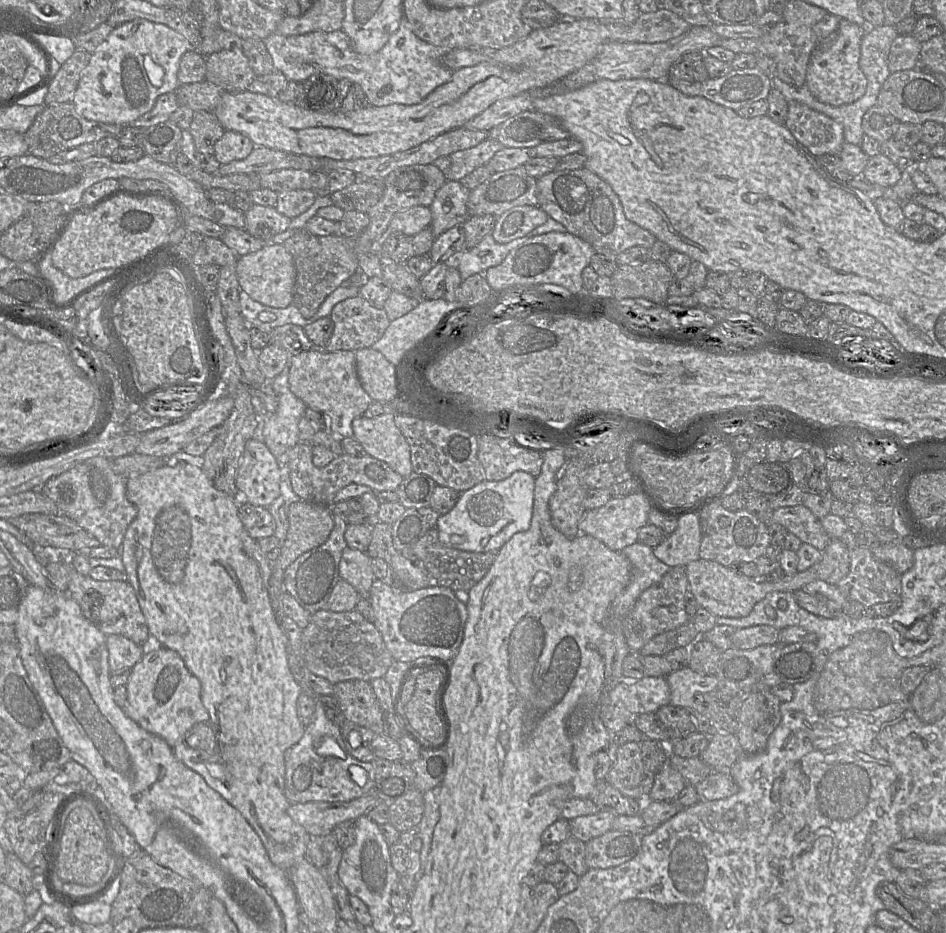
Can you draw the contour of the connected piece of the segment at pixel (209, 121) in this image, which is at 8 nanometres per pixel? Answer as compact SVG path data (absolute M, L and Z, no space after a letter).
M195 111L187 131L191 134L196 150L203 155L214 154L214 144L225 129L213 111Z

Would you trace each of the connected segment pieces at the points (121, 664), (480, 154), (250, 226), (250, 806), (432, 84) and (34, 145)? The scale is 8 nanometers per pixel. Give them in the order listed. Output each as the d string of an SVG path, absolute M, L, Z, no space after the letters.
M120 634L107 636L106 645L111 673L121 669L132 669L144 655L141 645Z
M487 138L474 147L454 152L450 155L451 165L444 175L449 181L460 181L473 170L486 165L503 148L498 141Z
M253 205L245 213L244 229L253 237L270 241L286 231L292 219L279 213L275 207Z
M196 460L195 462L180 461L176 464L174 464L174 465L165 465L165 466L157 468L153 471L142 474L140 476L129 477L127 479L127 499L132 504L134 504L137 508L137 515L134 518L134 520L131 522L131 524L129 525L129 527L128 527L126 533L125 533L122 546L121 546L121 556L122 556L123 563L124 563L125 570L126 570L126 574L127 574L127 579L128 579L127 581L129 581L129 583L133 586L133 588L135 590L140 608L141 608L141 610L142 610L142 612L143 612L143 614L146 618L146 621L147 621L151 635L154 635L160 641L162 646L176 651L181 656L181 658L183 659L183 661L184 661L186 667L188 668L188 670L200 680L200 683L201 683L201 700L202 700L204 707L206 708L206 710L209 713L208 723L212 727L213 733L216 733L215 735L213 735L213 738L217 739L217 743L213 747L211 752L200 751L198 749L194 749L194 748L190 747L184 739L182 741L179 741L173 747L175 757L179 761L181 761L184 765L186 765L188 768L190 768L191 770L193 770L196 773L198 773L199 775L201 775L204 778L205 782L207 783L207 785L209 787L211 787L213 790L215 790L217 793L219 793L222 798L224 798L230 805L232 805L235 809L237 809L241 813L241 815L248 821L248 823L253 827L253 829L259 835L261 841L263 842L263 844L264 844L264 846L265 846L265 848L268 852L268 855L269 855L272 863L289 874L289 870L298 861L300 861L302 858L306 857L307 845L308 845L308 843L311 839L311 835L305 830L305 828L303 826L294 822L294 820L289 816L289 814L287 812L291 802L287 799L287 797L285 796L285 793L284 793L284 787L285 787L285 758L284 758L284 754L285 754L285 751L288 748L295 745L303 737L306 726L301 722L301 720L298 716L298 713L297 713L297 700L298 700L299 695L302 693L302 687L295 680L295 678L294 678L294 676L293 676L293 674L290 670L290 667L289 667L289 664L288 664L287 650L286 650L287 637L284 634L284 632L283 632L283 630L282 630L282 628L279 624L279 621L276 617L276 614L275 614L275 612L272 608L271 602L270 602L269 579L270 579L271 574L272 574L272 563L270 563L265 558L265 556L262 554L257 540L251 538L248 535L247 531L245 530L245 528L244 528L244 526L243 526L243 524L242 524L242 522L239 518L239 514L238 514L239 504L235 501L234 497L229 496L225 492L218 490L214 486L213 482L206 475L206 473L203 471L203 469L200 466L198 466L198 460Z
M404 16L398 30L382 49L368 55L358 53L343 30L294 36L273 33L263 41L275 70L280 71L288 81L303 82L317 73L338 80L348 79L362 88L370 106L374 107L418 104L436 88L447 83L454 72L443 65L443 57L452 49L434 46L419 39Z
M62 102L44 105L23 135L28 145L28 153L47 159L81 144L95 143L105 137L118 137L122 127L123 125L87 120L76 112L72 102Z

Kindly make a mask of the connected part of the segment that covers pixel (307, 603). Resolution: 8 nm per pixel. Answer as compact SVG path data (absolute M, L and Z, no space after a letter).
M333 514L334 528L327 541L322 545L302 554L288 566L284 576L284 587L287 593L306 610L315 613L325 609L325 604L336 583L341 579L339 575L339 564L343 550L347 547L344 533L347 521L339 515Z

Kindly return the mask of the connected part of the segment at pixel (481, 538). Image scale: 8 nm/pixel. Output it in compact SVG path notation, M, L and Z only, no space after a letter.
M515 471L504 480L476 484L462 492L453 509L437 519L439 541L466 552L497 552L514 534L529 529L534 489L535 477L524 471Z

